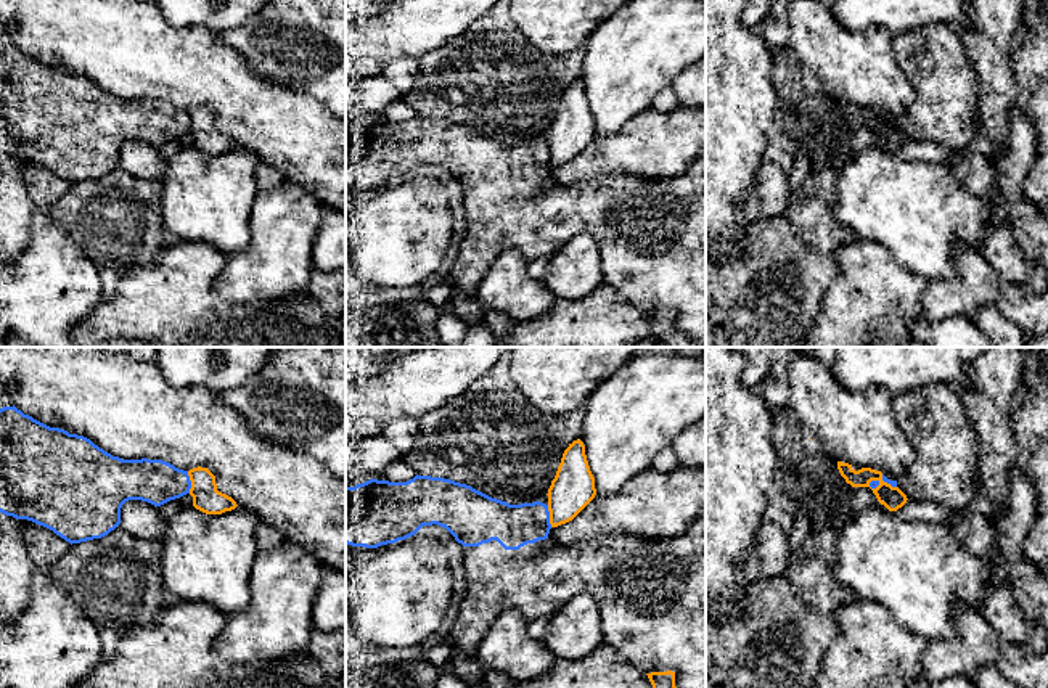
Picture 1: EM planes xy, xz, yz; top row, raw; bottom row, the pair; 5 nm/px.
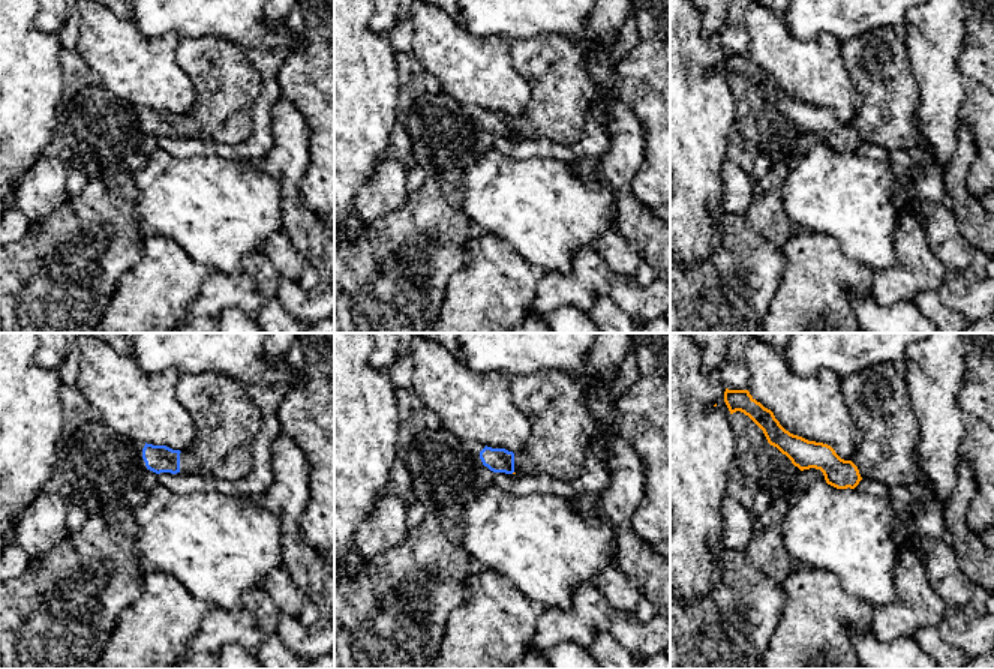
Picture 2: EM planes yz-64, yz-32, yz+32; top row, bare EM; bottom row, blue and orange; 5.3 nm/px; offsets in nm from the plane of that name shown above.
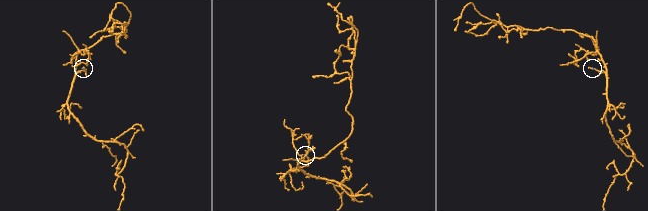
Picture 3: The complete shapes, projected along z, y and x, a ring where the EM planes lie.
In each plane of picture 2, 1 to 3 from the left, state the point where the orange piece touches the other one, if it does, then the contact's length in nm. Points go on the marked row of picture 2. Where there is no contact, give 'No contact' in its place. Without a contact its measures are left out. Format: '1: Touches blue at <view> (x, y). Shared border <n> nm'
1: No contact
2: No contact
3: No contact

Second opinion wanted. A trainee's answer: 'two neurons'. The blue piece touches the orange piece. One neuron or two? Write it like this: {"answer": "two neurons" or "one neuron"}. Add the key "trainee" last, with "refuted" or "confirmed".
{"answer": "two neurons", "trainee": "confirmed"}

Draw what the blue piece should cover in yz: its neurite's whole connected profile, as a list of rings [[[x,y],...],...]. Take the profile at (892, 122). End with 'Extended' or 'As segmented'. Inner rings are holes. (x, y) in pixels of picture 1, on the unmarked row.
[[[929,23],[908,32],[899,32],[892,35],[892,51],[913,87],[915,100],[903,117],[890,121],[882,114],[882,121],[899,127],[908,140],[934,141],[953,151],[964,149],[977,133],[977,79],[960,29],[945,23]]]. Extended

